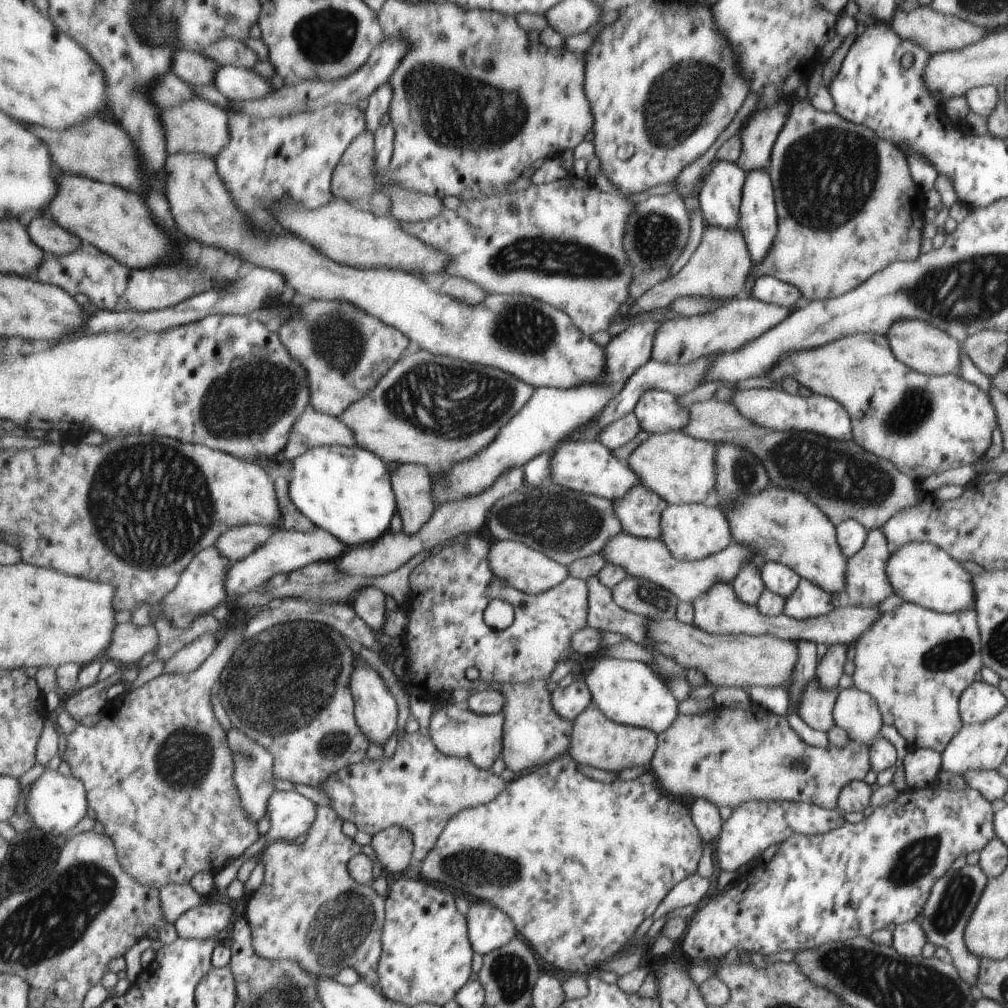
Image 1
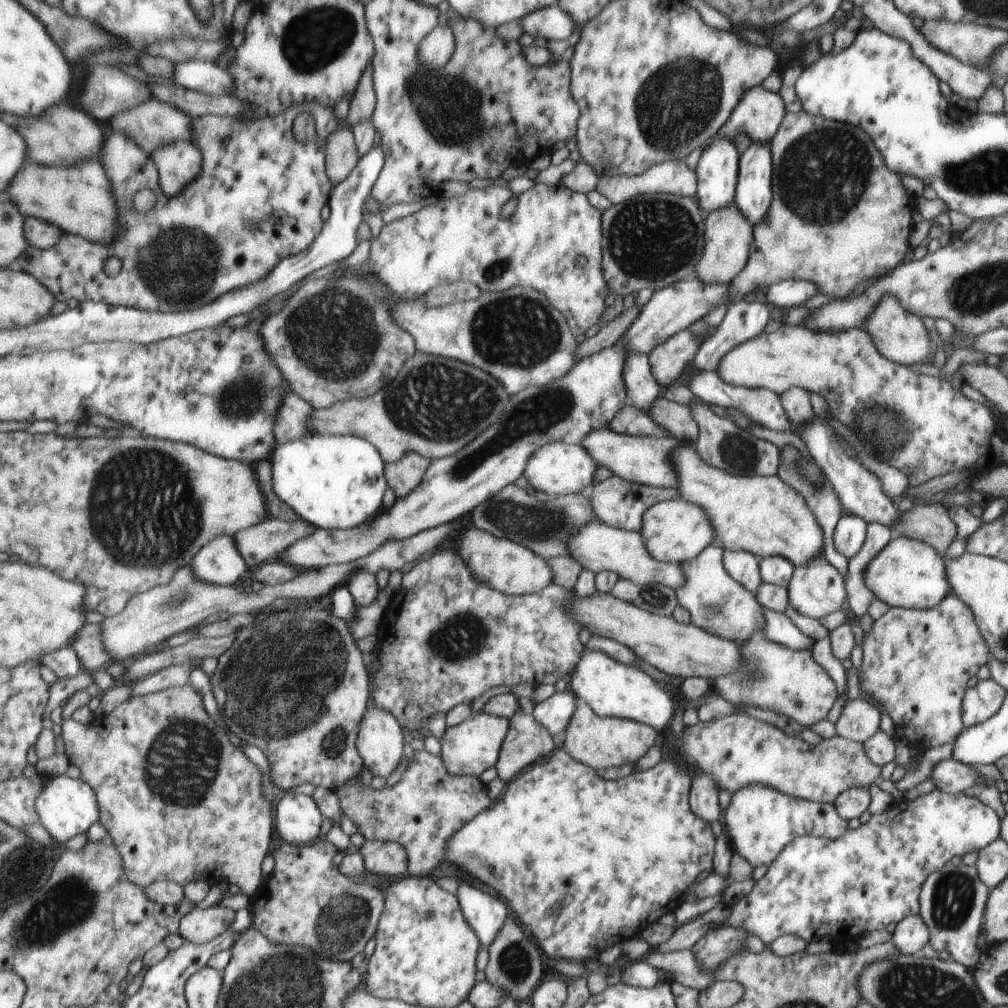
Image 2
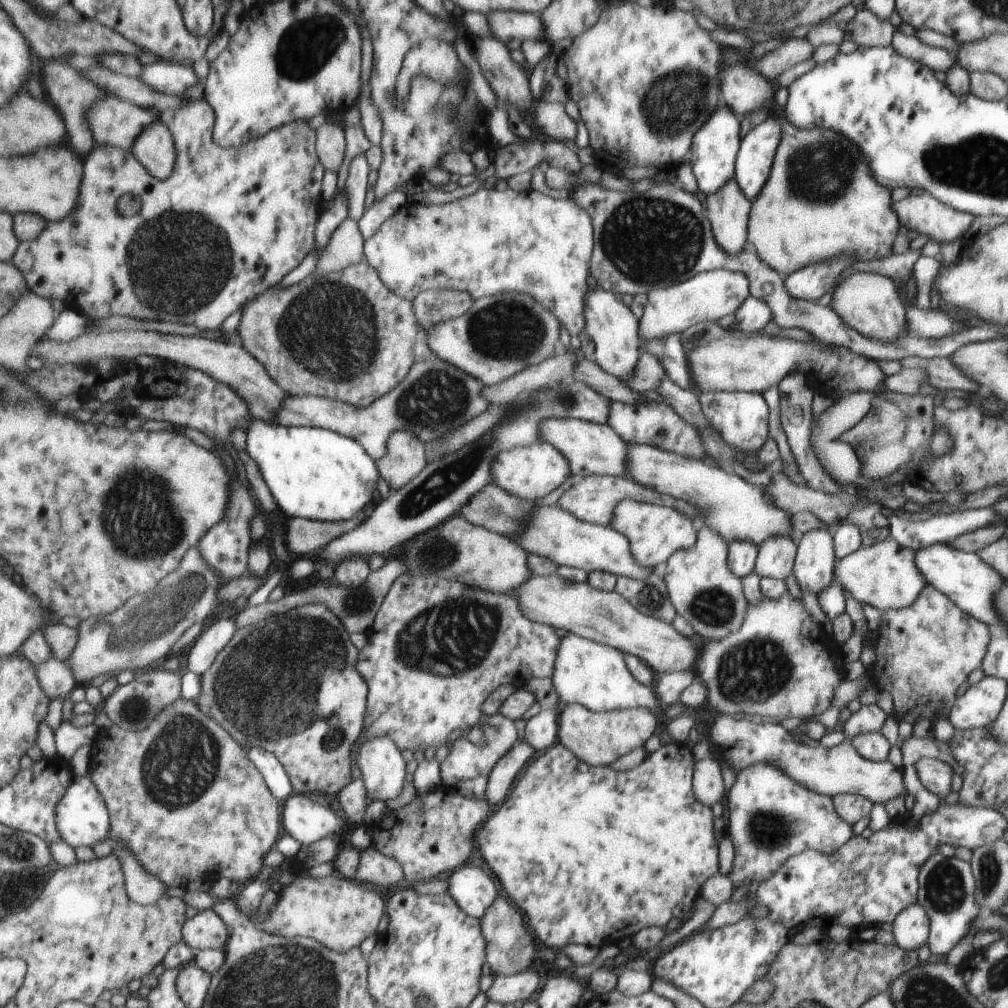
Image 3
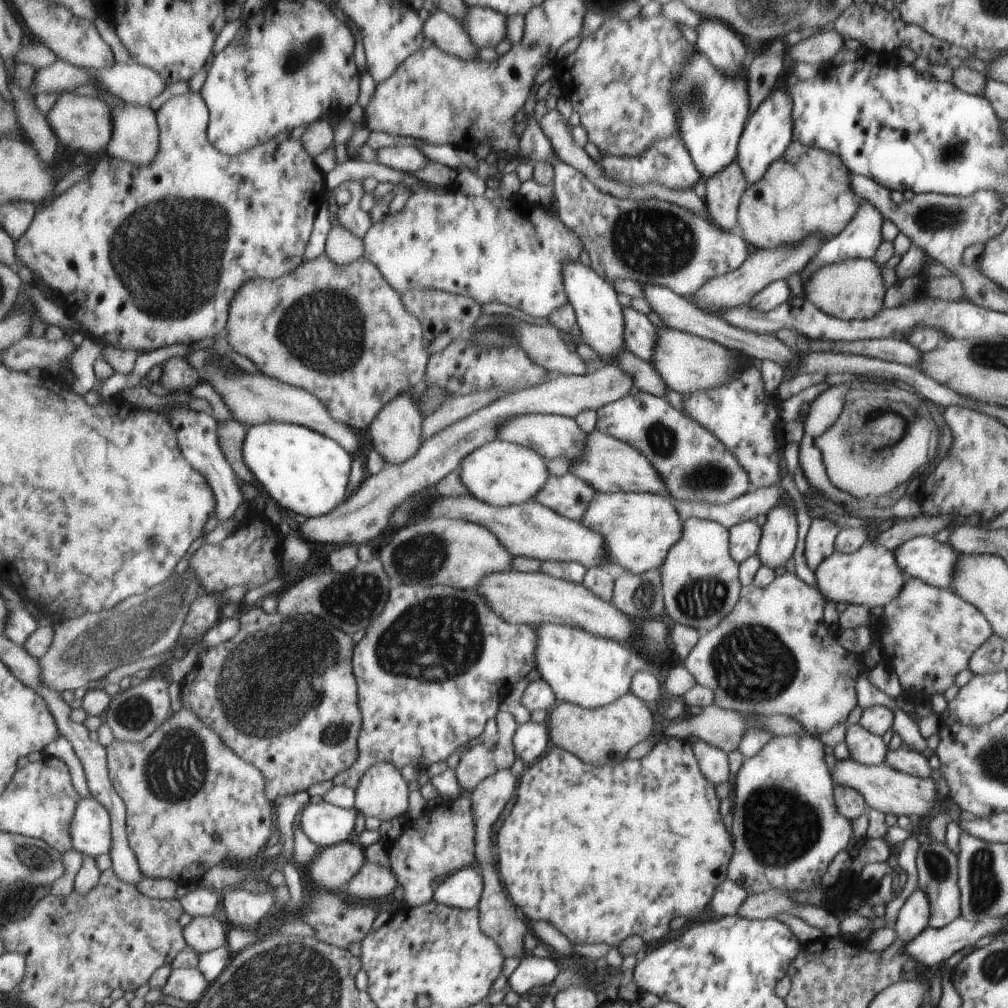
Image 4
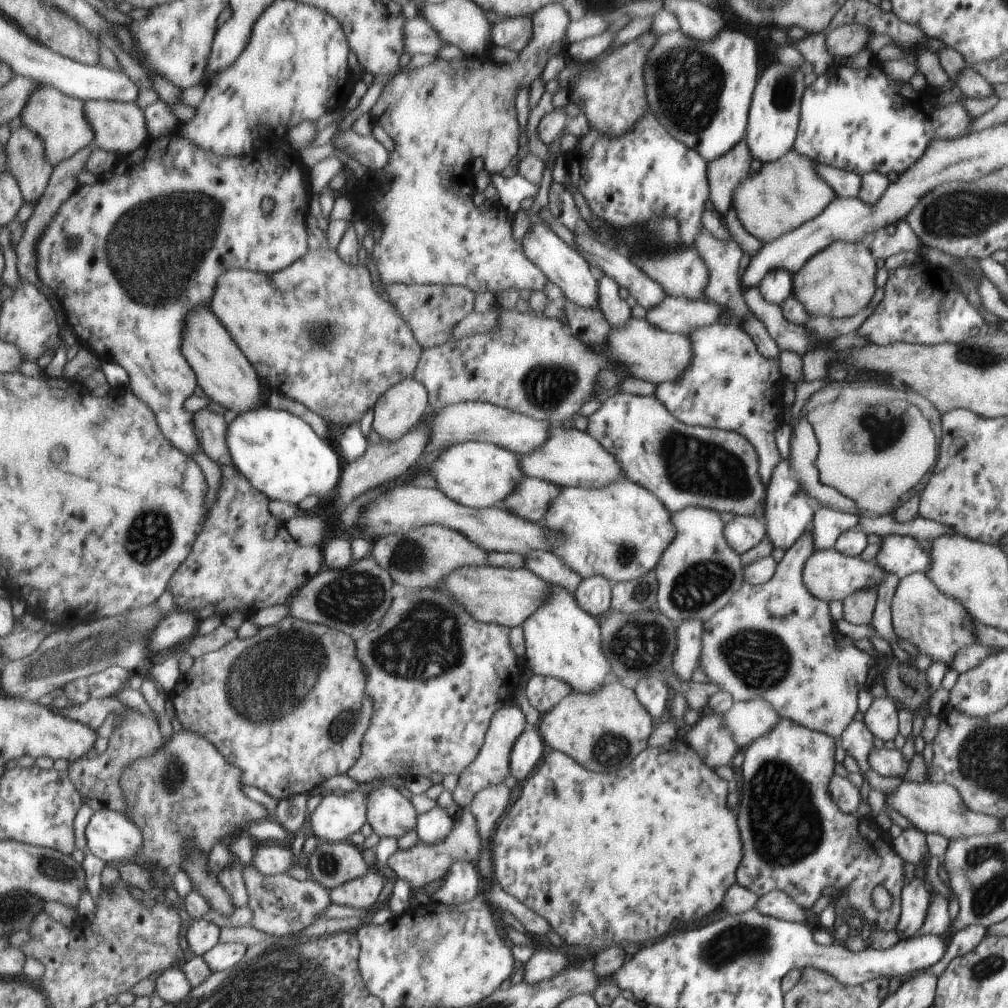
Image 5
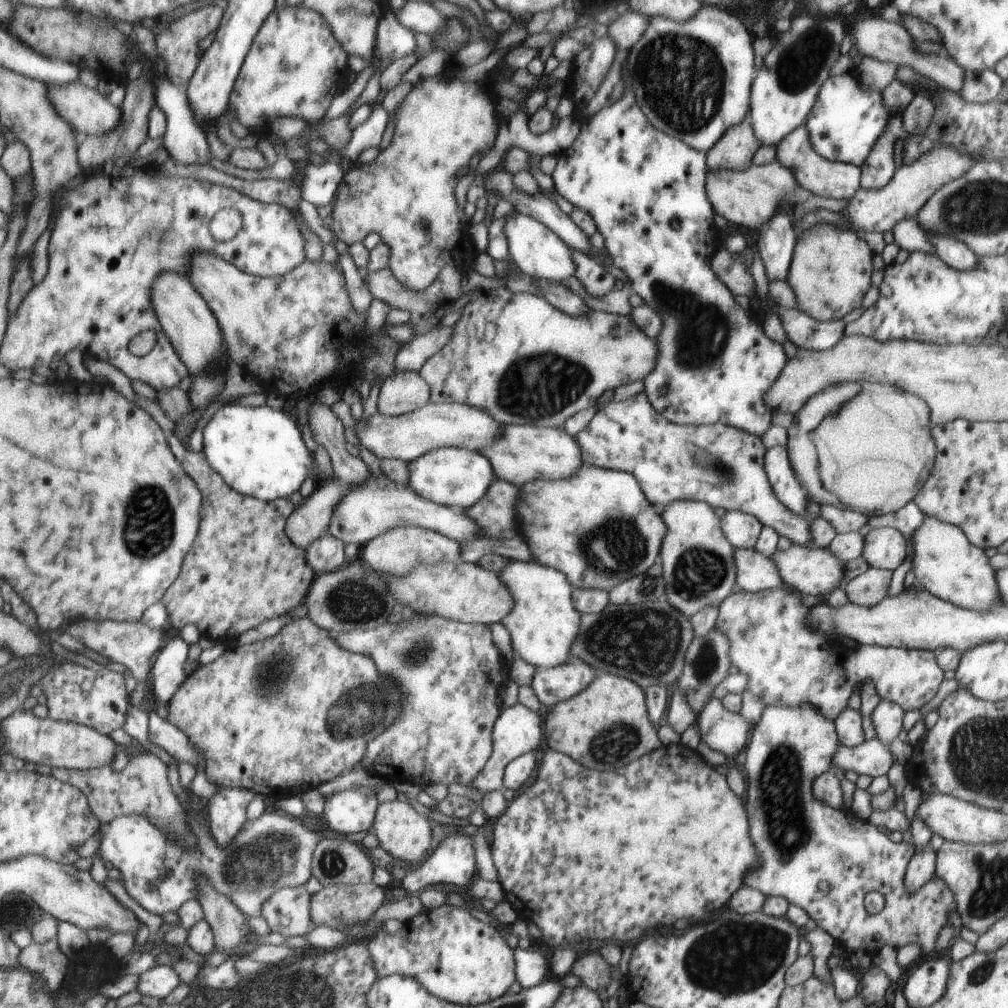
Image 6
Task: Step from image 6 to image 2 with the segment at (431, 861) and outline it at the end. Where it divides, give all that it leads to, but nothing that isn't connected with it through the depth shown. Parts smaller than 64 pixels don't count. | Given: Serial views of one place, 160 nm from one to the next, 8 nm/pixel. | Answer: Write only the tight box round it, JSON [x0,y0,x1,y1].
[456,882,508,947]

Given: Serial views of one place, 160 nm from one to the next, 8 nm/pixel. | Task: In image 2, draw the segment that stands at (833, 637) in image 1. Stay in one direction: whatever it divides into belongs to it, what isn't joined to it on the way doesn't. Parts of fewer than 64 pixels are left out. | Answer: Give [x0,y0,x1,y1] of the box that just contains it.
[676,542,765,643]

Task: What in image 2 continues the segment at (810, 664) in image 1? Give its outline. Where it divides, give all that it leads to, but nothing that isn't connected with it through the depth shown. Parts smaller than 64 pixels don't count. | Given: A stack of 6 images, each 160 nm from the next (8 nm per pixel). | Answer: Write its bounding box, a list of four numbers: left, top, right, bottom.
[763,607,814,650]

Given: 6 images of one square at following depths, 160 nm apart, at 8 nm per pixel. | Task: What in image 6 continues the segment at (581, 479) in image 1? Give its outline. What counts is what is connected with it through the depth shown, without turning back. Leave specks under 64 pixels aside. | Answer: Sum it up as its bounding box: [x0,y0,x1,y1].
[408,447,495,509]

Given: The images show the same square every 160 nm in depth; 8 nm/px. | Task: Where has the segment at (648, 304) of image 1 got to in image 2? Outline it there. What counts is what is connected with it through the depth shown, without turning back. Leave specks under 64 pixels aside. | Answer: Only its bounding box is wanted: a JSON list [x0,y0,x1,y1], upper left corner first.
[576,204,754,362]

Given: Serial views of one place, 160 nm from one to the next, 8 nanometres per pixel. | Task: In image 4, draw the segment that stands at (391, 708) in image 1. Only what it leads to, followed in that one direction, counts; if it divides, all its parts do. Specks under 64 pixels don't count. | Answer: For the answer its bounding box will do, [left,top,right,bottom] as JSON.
[355,762,408,820]

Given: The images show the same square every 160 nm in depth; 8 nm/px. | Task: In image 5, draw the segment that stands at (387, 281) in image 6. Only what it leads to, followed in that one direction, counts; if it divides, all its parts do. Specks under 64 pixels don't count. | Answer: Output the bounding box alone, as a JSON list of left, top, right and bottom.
[382,283,475,350]

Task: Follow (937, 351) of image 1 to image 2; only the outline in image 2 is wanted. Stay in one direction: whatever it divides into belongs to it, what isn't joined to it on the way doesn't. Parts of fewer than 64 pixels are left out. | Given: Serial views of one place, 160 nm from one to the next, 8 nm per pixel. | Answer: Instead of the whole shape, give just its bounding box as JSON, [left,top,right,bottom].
[861,297,943,366]

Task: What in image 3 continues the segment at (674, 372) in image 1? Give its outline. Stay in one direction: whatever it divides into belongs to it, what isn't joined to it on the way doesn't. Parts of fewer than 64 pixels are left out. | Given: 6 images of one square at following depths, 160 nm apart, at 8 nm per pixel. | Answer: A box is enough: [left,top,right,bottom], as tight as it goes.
[728,298,772,336]

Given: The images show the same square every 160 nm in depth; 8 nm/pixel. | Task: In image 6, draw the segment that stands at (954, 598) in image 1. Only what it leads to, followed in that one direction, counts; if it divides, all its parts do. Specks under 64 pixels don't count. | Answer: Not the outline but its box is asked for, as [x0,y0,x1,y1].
[771,543,844,600]

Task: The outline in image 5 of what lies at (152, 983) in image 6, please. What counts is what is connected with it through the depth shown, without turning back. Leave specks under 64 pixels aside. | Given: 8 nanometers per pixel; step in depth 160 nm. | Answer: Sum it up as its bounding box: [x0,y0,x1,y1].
[157,969,194,1005]

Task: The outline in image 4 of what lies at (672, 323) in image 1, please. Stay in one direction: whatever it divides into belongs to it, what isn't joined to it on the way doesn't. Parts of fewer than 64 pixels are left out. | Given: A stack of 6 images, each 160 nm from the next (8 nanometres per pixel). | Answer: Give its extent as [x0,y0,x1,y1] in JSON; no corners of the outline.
[298,365,634,546]

